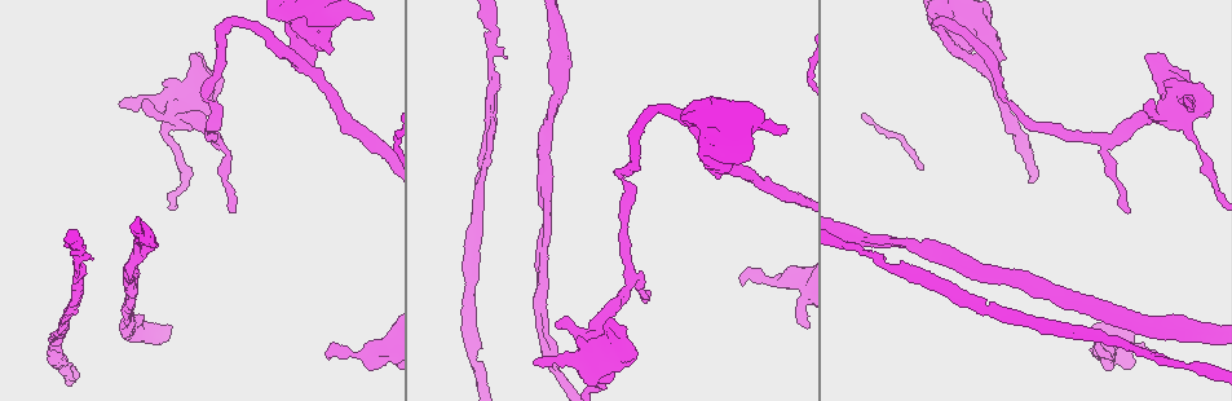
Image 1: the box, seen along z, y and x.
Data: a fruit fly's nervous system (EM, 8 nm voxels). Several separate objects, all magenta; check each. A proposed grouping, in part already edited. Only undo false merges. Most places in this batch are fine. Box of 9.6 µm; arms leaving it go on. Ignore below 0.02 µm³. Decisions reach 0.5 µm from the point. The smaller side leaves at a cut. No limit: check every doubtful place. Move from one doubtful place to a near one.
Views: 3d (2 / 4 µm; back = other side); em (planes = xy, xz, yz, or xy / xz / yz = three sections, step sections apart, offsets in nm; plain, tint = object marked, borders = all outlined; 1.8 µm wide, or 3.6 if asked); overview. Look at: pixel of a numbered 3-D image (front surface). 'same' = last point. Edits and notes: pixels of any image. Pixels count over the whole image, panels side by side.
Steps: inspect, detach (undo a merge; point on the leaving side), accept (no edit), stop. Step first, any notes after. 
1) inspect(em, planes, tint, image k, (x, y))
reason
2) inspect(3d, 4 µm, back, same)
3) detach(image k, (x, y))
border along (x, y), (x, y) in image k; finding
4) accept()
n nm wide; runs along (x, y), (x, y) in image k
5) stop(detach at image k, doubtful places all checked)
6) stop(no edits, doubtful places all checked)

inspect(3d, 4 µm, image 1, (982, 62))
three arms meet

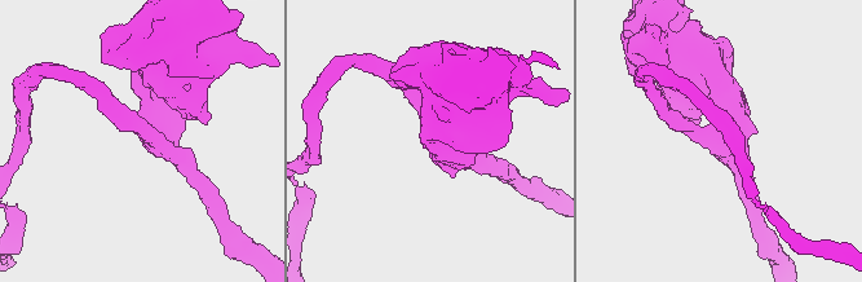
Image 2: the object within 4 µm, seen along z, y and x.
inspect(em, planes, tint, image 2, (152, 136))
3 arms; arms of 220, 240, 400 nm; now the EM

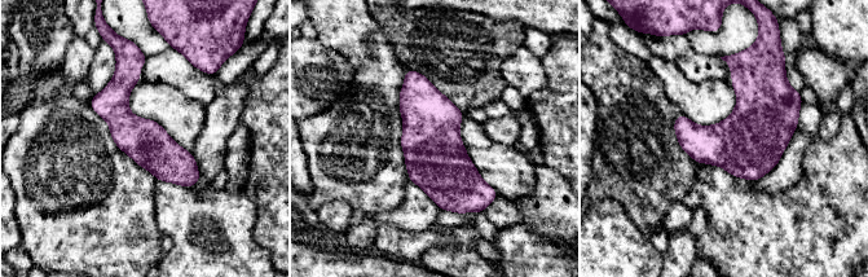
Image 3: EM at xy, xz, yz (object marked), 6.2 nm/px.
accept()
280 nm wide; runs along (139, 58), (120, 114), (192, 181) in image 3; continuous, no second neuron

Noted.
inspect(3d, 4 µm, image 1, (969, 22))
calibre changes

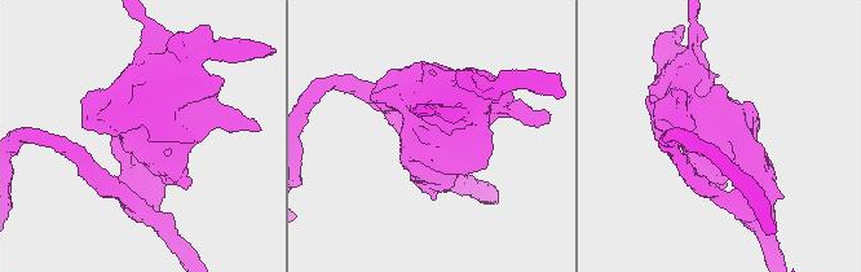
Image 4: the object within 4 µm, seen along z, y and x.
inspect(em, 3.6 µm, planes, tint, image 4, (443, 147))

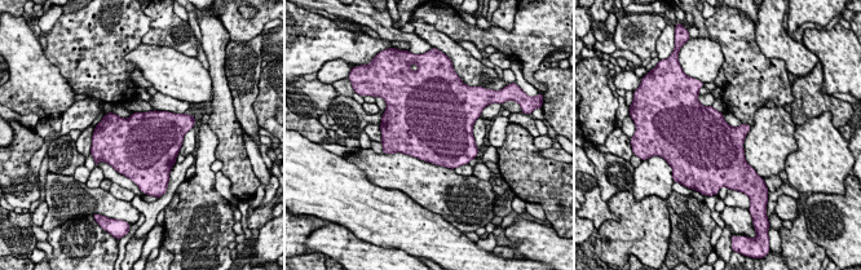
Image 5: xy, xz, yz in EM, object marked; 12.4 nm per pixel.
accept()
700 nm wide; one neuron here

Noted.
inspect(3d, 4 µm, image 1, (184, 101))
abrupt turn

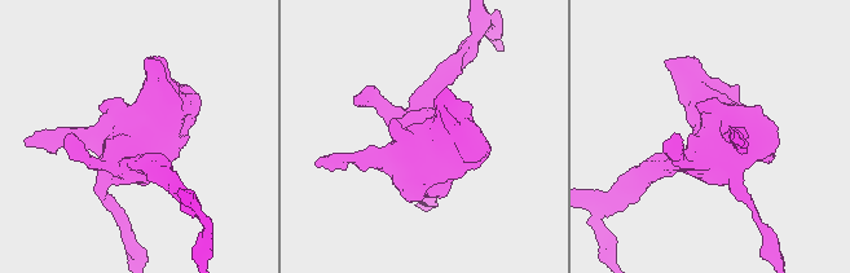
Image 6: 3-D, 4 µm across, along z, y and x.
inspect(em, yz, step 16, tint, image 6, (714, 132))

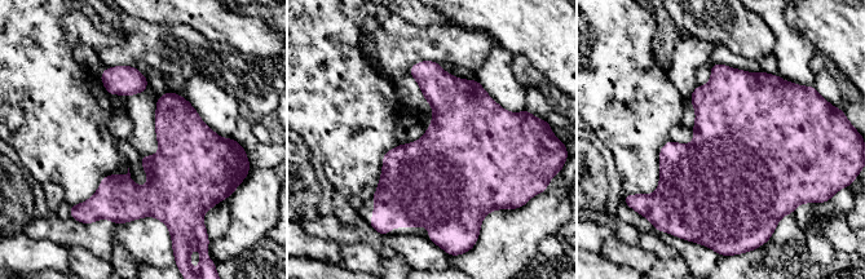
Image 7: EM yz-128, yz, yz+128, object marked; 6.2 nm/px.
inspect(em, planes, tint, same)
another direction

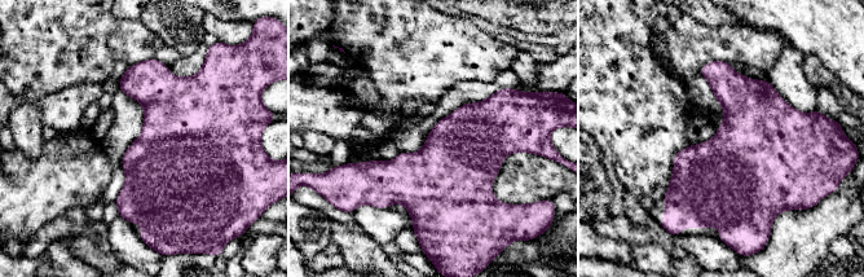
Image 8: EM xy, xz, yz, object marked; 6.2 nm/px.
accept()
380 nm wide; continuous, no second neuron

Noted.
inspect(em, planes, plain, image 1, (1183, 321))
closes a loop

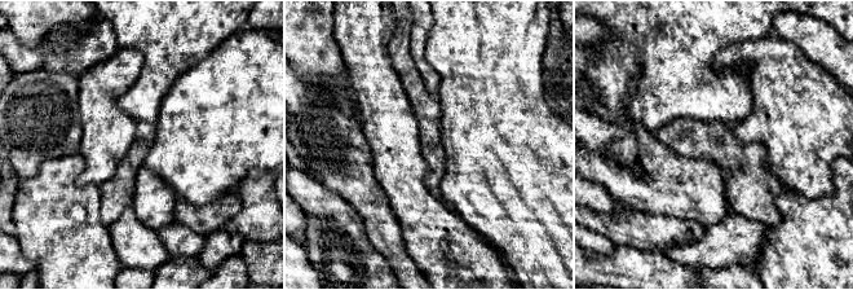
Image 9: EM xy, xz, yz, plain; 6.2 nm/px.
inspect(em, planes, tint, same)

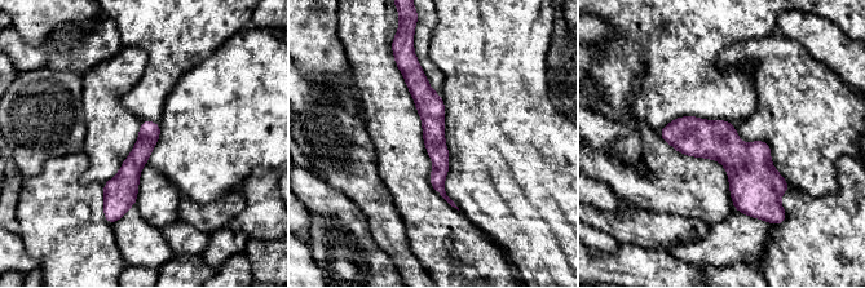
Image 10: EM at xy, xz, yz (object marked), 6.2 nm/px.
accept()
runs along (414, 69), (432, 110), (441, 190) in image 10; one neuron here

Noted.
stop(no edits, doubtful places all checked)

